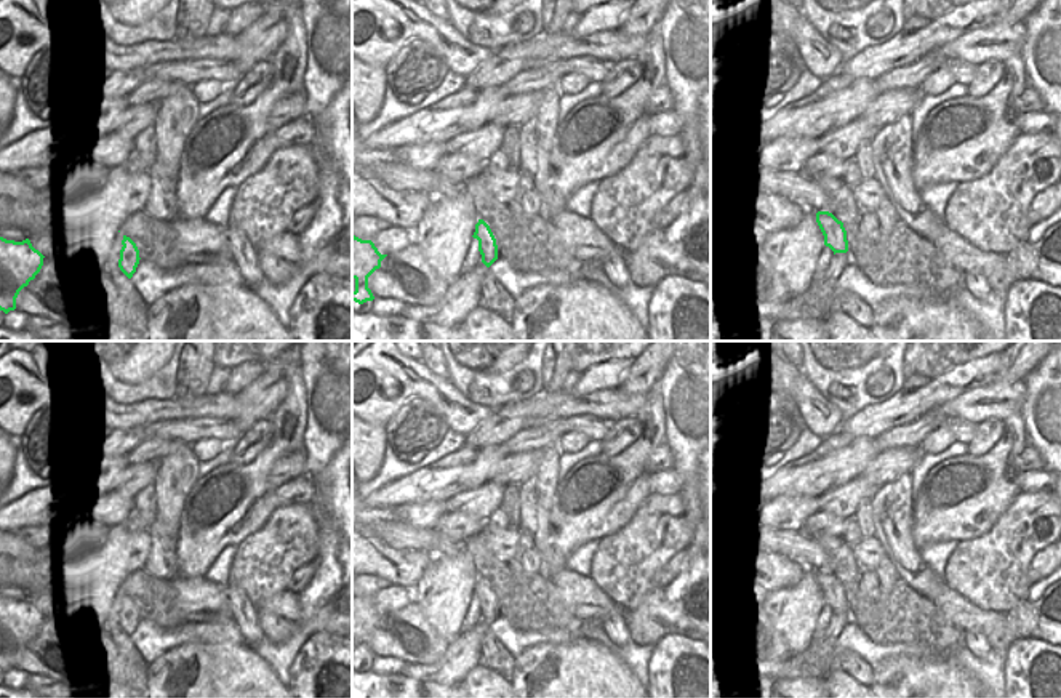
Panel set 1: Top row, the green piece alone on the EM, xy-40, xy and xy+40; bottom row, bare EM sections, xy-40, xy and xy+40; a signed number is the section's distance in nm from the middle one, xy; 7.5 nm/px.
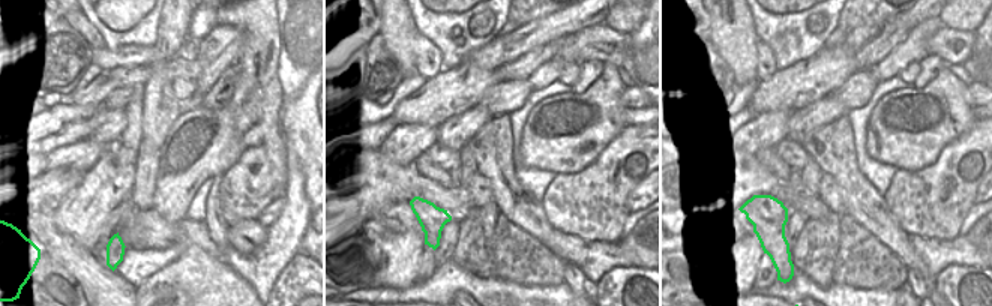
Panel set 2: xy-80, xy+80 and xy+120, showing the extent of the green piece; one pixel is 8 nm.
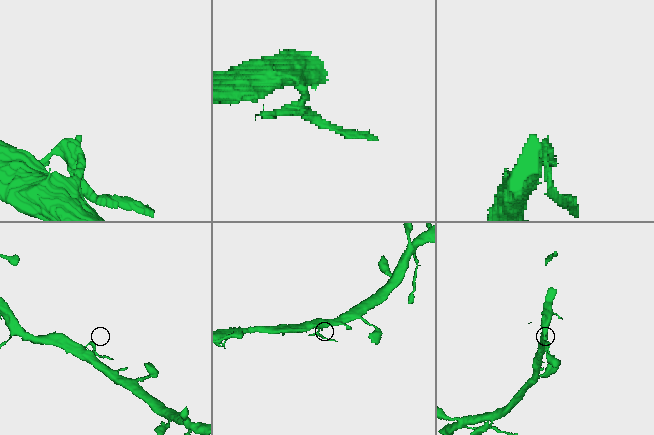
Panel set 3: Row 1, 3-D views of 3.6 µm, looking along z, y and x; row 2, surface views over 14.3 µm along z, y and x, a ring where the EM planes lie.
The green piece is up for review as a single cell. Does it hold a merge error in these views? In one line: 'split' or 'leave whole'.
leave whole

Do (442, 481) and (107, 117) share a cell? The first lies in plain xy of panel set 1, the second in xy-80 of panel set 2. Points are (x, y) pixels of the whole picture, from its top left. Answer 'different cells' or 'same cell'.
different cells

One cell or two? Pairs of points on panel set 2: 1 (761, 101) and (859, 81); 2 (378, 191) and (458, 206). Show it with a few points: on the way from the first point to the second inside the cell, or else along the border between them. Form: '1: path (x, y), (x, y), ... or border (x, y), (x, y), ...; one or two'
1: border (857, 71), (830, 93); two
2: path (398, 189), (429, 189), (438, 194); one

